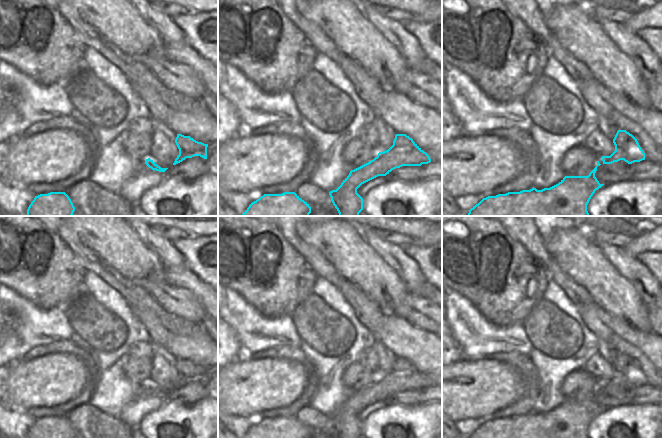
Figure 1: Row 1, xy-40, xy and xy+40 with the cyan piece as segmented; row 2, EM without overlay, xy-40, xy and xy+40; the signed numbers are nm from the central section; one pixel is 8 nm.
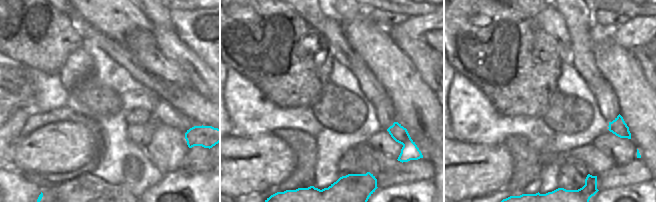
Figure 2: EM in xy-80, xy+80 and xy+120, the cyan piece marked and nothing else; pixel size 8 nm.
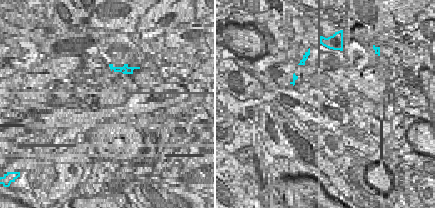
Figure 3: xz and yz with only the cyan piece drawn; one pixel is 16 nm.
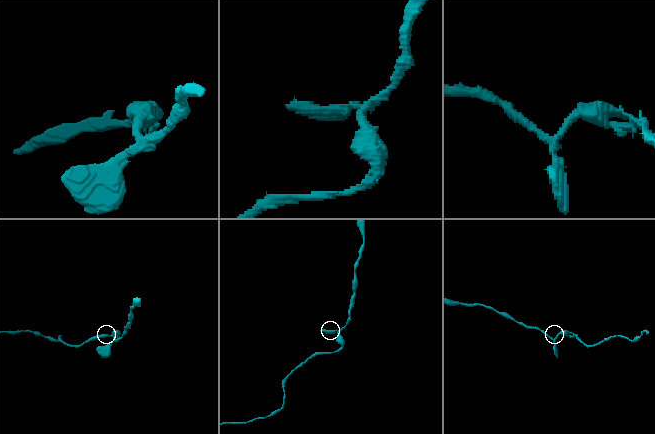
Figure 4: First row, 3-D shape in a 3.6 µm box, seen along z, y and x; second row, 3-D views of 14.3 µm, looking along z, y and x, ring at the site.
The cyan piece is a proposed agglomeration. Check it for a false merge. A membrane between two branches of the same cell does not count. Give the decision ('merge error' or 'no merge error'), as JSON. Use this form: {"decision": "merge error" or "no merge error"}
{"decision": "merge error"}

